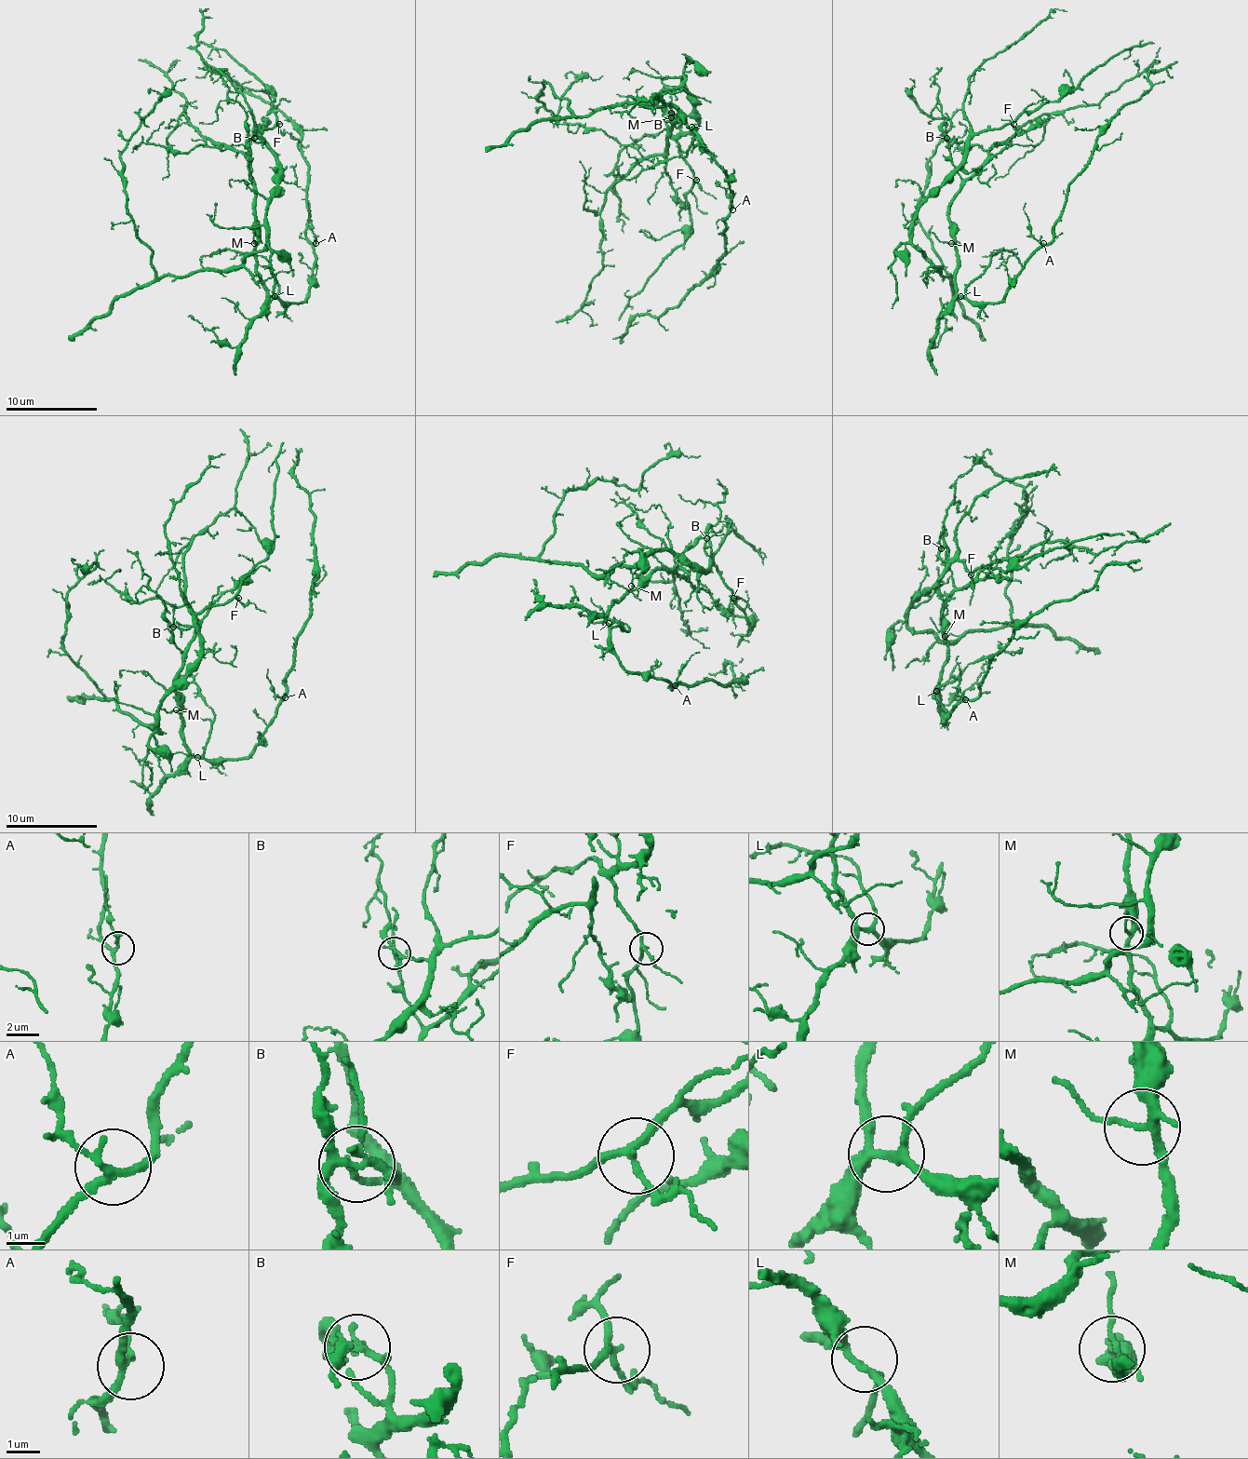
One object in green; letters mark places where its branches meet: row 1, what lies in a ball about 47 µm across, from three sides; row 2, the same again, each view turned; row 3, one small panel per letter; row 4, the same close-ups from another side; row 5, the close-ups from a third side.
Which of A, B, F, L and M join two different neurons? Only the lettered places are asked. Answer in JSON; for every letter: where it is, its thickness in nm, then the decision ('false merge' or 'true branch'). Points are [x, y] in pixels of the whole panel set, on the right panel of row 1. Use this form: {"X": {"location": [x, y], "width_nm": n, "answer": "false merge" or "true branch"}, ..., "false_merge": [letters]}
{"A": {"location": [1043, 243], "width_nm": 200, "answer": "true branch"}, "B": {"location": [946, 138], "width_nm": 200, "answer": "false merge"}, "F": {"location": [1013, 124], "width_nm": 180, "answer": "true branch"}, "L": {"location": [960, 296], "width_nm": 240, "answer": "true branch"}, "M": {"location": [951, 243], "width_nm": 220, "answer": "true branch"}, "false_merge": ["B"]}

